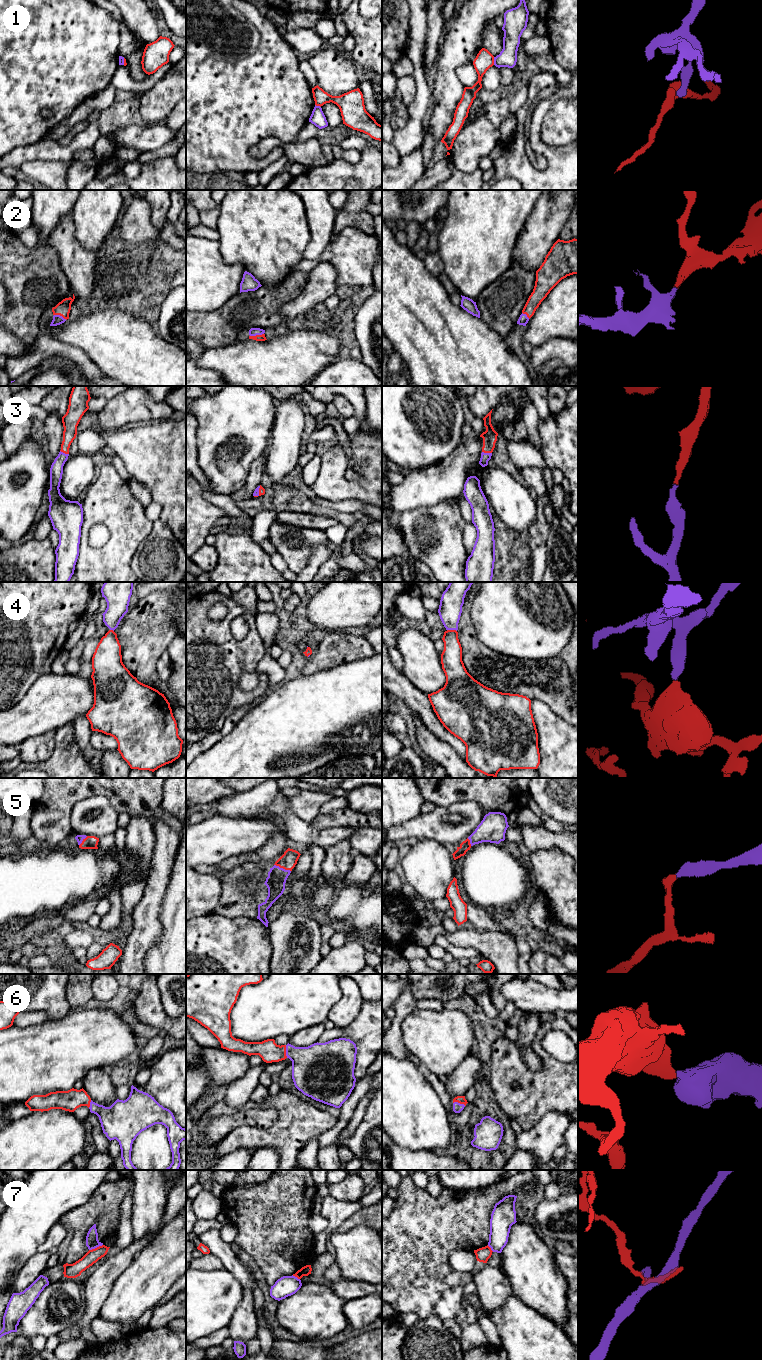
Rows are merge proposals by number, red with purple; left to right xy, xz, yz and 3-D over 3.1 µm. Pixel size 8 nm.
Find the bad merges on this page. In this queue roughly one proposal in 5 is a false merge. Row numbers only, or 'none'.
1

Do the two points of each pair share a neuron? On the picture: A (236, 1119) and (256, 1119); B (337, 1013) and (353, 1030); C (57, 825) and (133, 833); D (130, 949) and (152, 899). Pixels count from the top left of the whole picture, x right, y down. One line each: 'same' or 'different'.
A: same
B: different
C: different
D: same

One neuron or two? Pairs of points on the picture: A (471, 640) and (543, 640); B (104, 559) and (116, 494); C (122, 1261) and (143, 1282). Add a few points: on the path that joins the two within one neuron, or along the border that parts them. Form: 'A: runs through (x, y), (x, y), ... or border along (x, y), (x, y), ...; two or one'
A: border along (472, 625), (476, 637), (498, 653); two
B: runs through (116, 543), (116, 510); one
C: border along (142, 1248), (113, 1285); two

